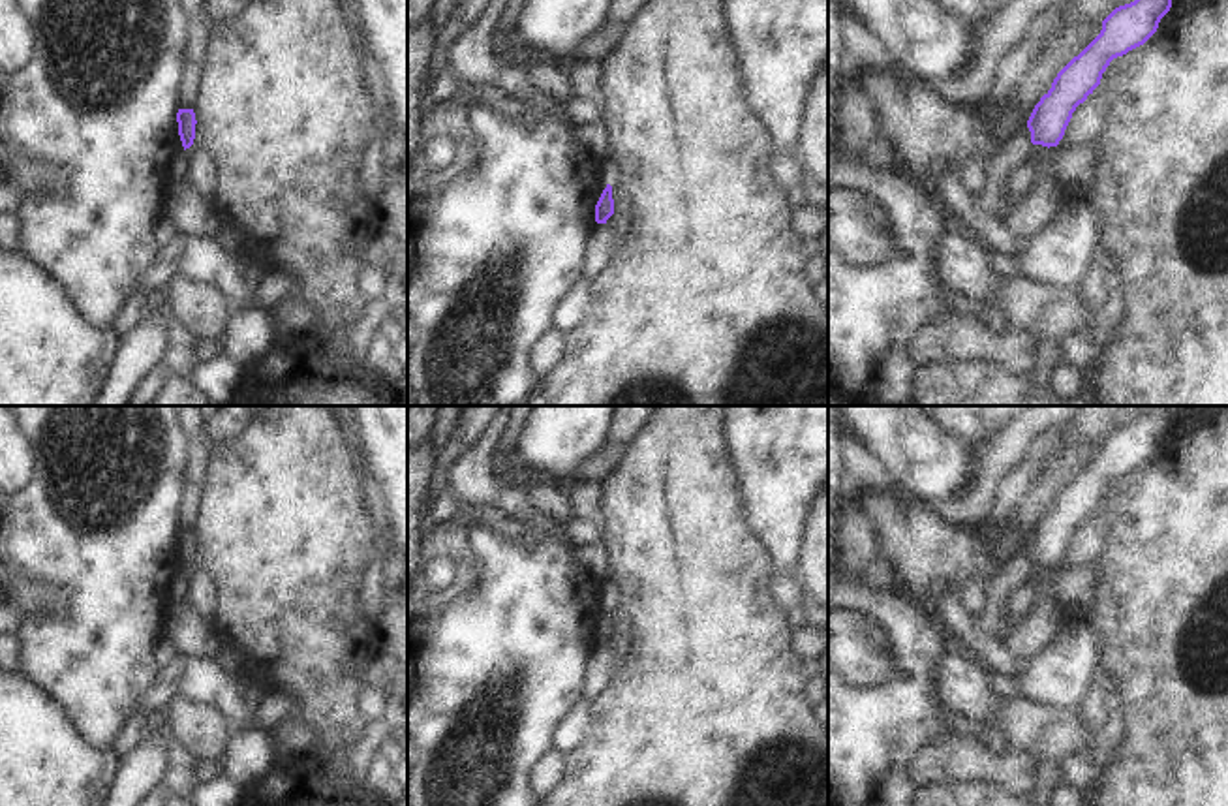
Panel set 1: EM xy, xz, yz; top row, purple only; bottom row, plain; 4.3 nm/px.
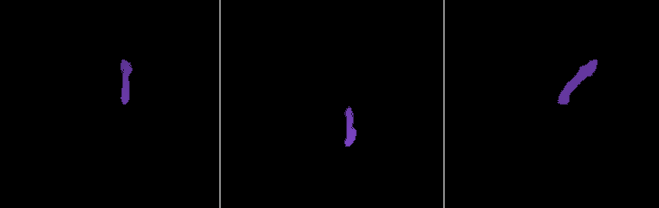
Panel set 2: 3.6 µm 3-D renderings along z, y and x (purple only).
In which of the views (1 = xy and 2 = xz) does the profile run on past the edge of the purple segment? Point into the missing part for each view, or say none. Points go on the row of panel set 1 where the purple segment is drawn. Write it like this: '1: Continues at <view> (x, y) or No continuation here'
1: No continuation here
2: No continuation here

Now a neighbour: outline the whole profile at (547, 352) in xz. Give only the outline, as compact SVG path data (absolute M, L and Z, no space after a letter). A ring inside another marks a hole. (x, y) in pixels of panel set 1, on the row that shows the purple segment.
M552 327L531 348L531 370L543 380L565 353L565 333Z

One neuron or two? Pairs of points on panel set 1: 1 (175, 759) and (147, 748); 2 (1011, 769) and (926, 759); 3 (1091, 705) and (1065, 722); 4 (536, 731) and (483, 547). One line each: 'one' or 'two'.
1: two
2: one
3: two
4: one

